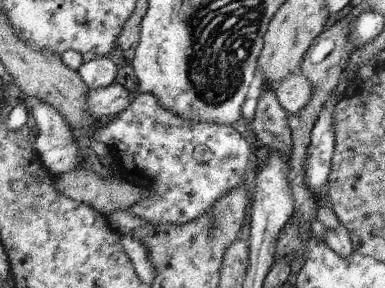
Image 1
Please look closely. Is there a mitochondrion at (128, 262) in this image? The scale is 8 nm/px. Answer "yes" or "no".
no

